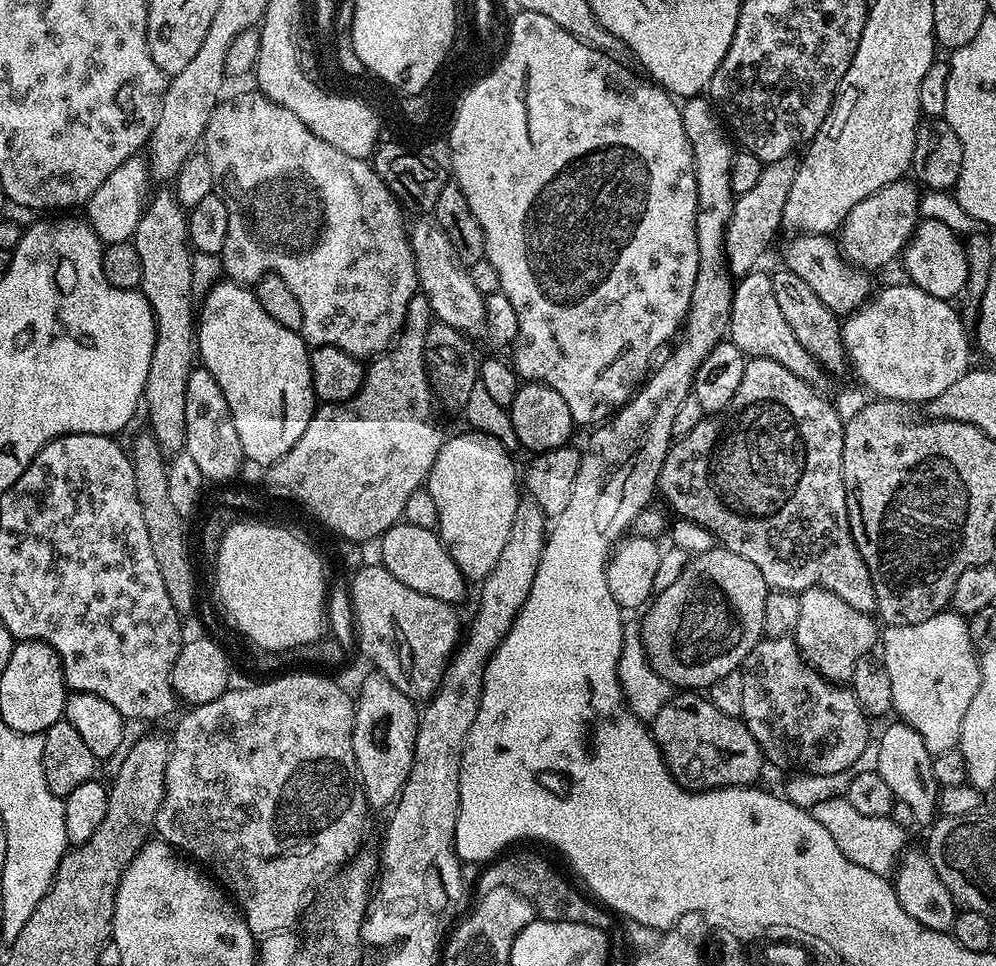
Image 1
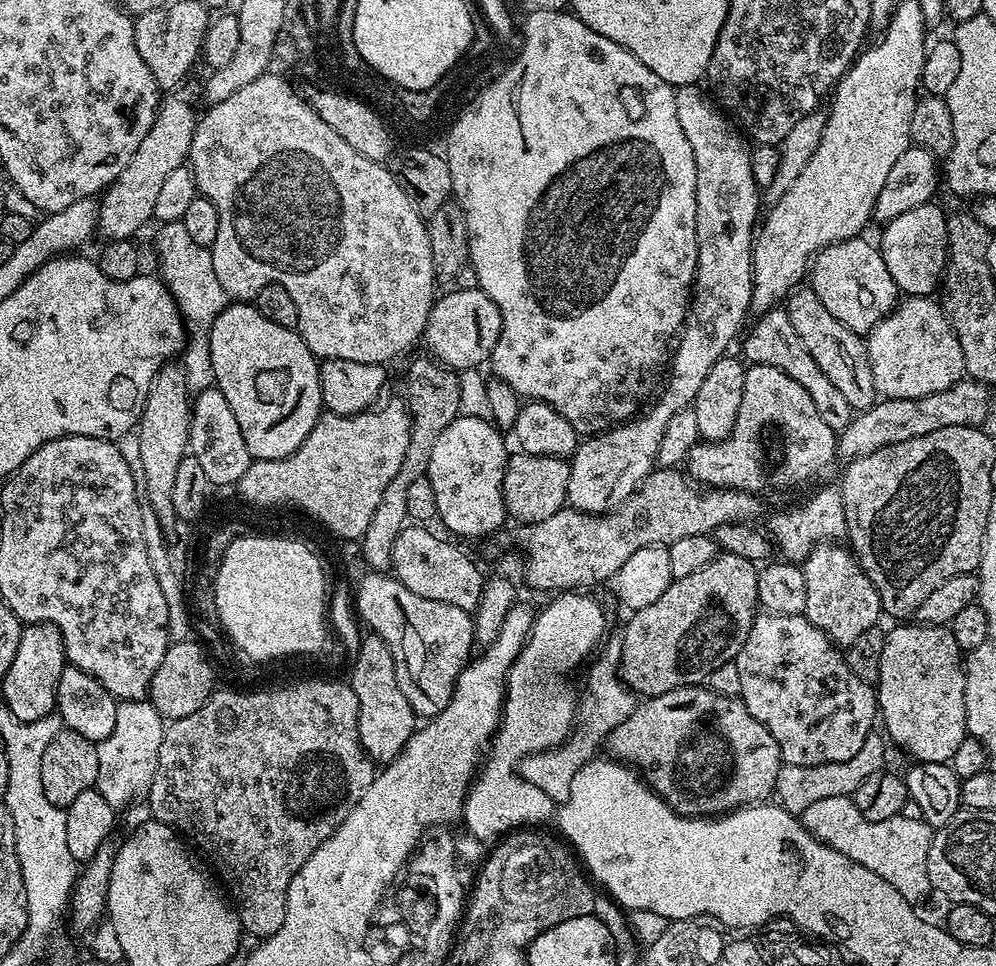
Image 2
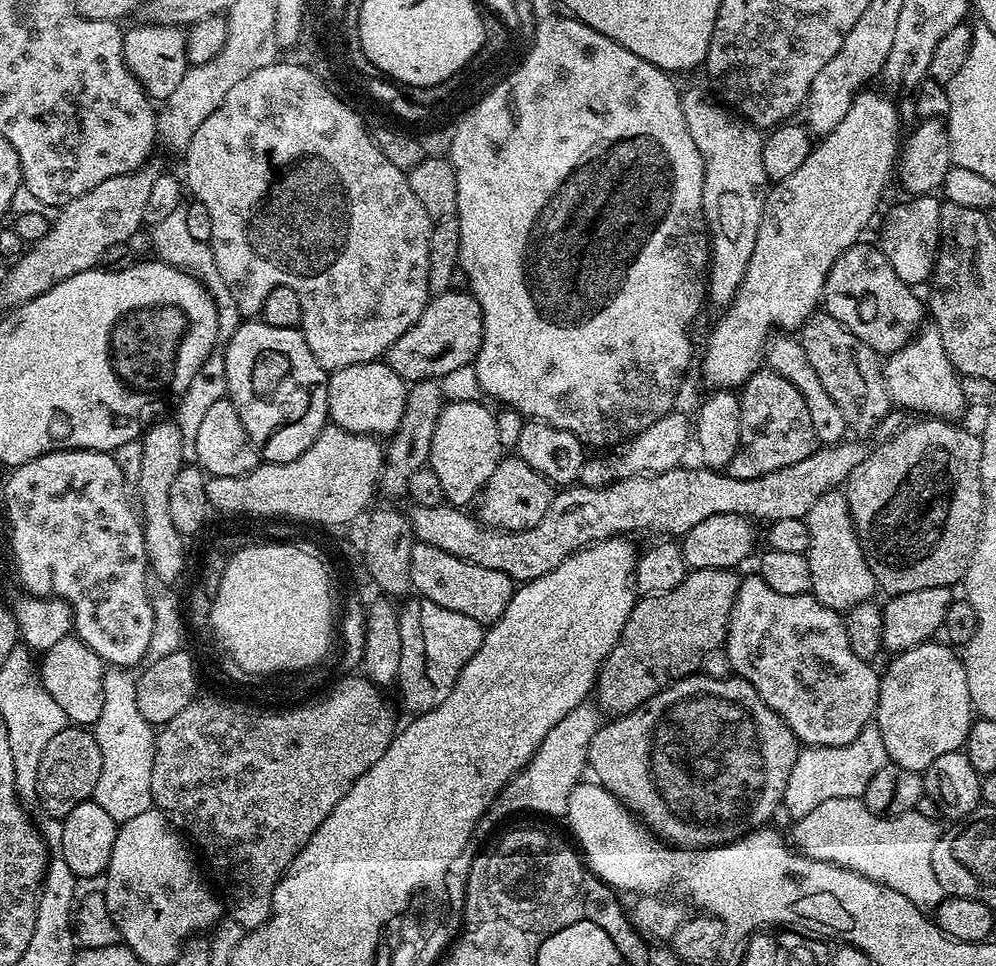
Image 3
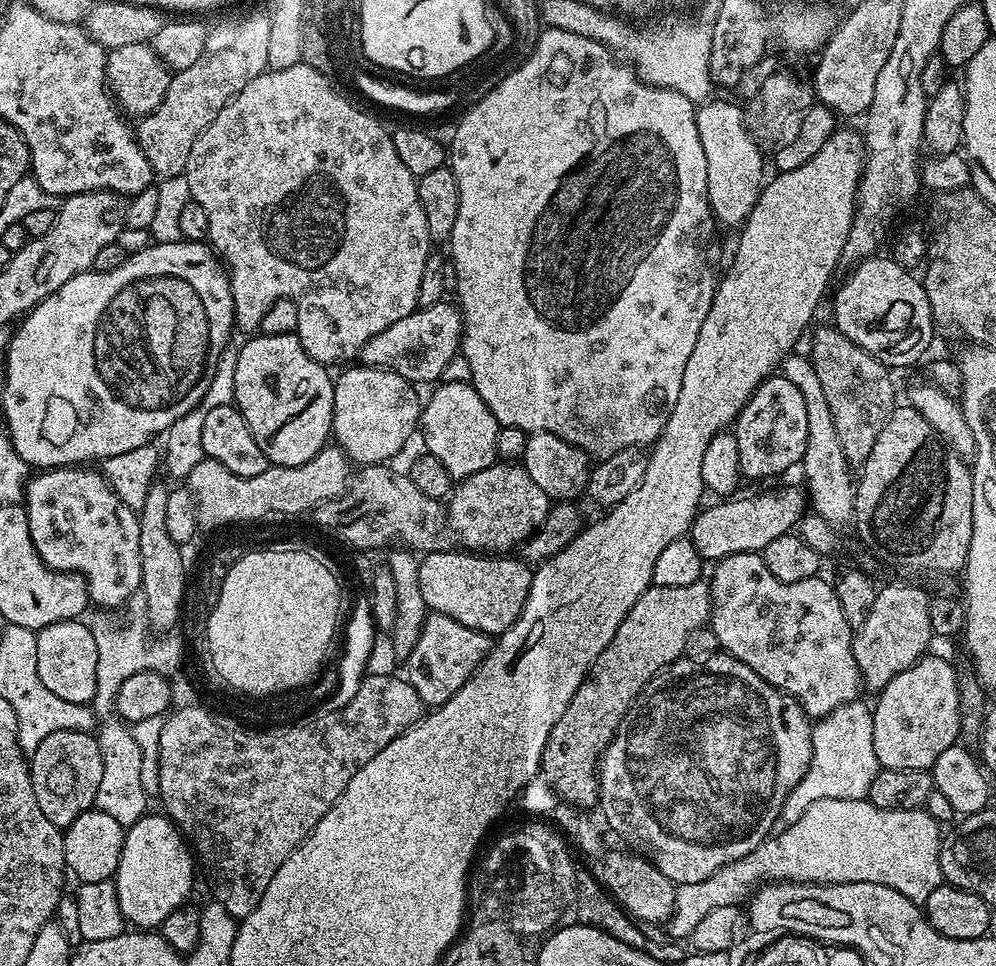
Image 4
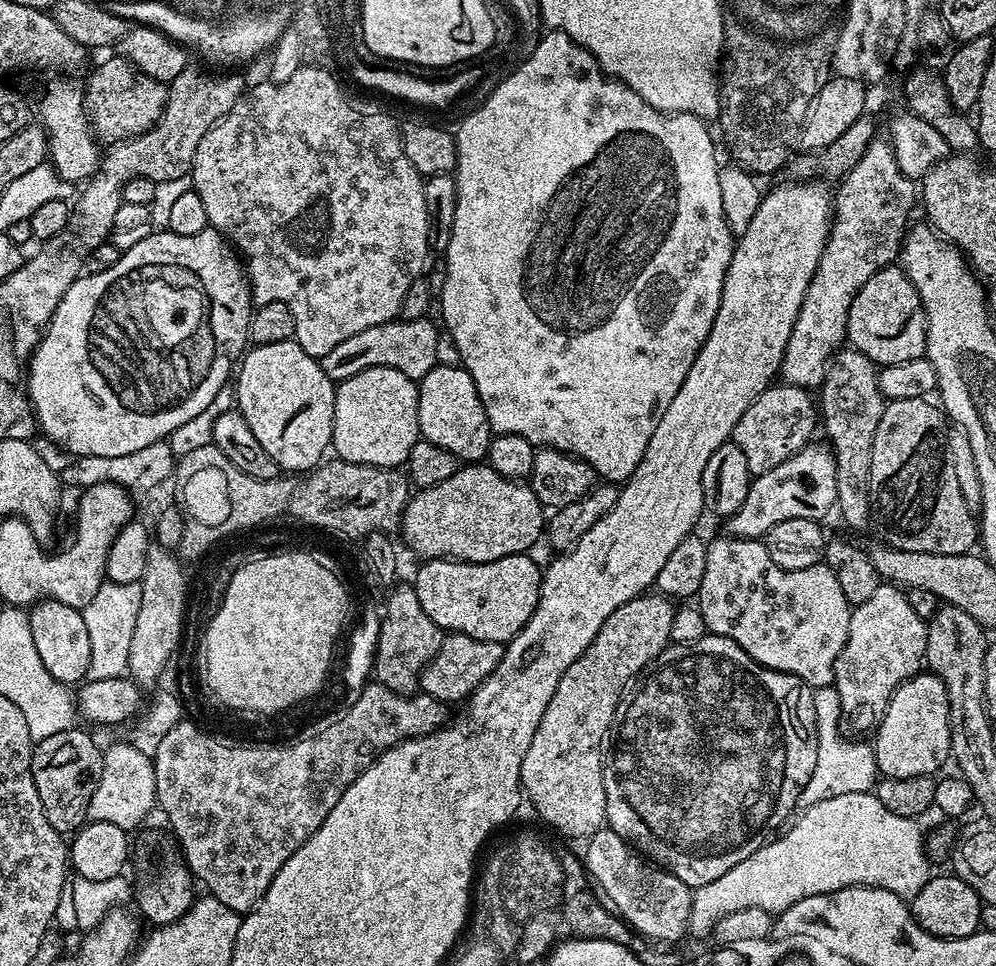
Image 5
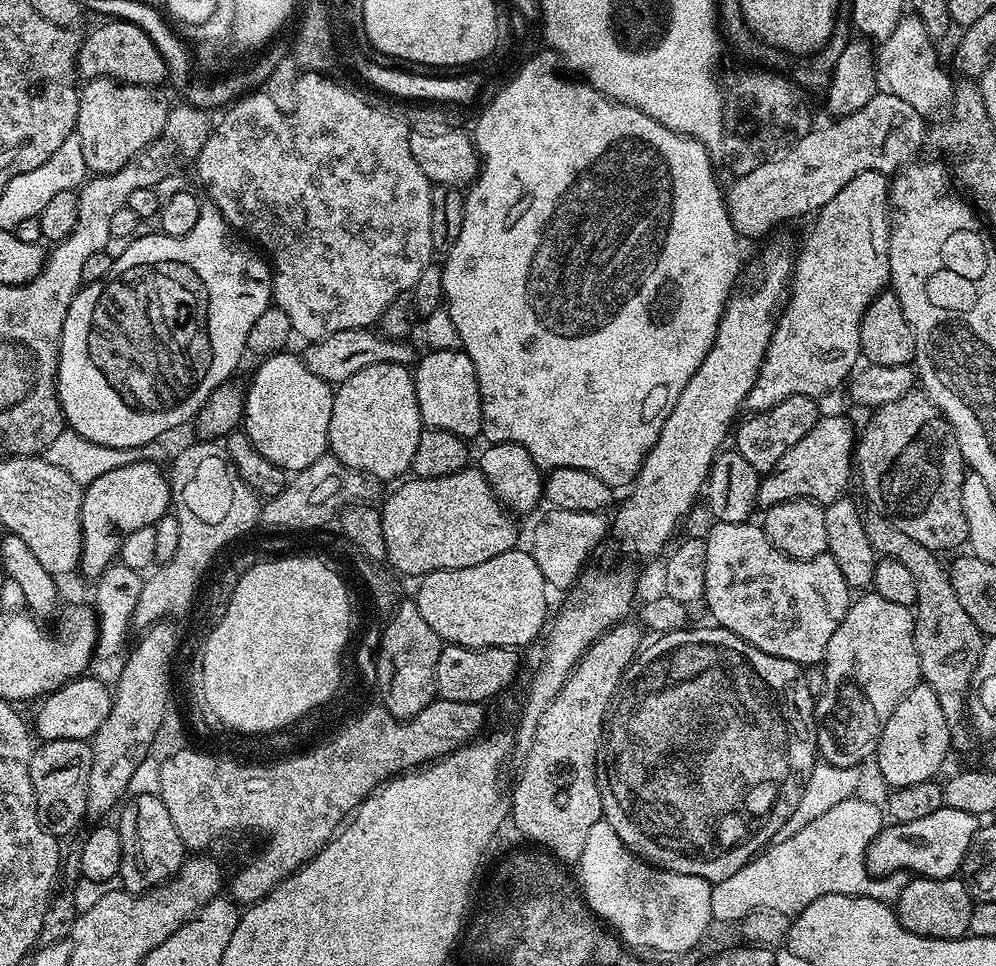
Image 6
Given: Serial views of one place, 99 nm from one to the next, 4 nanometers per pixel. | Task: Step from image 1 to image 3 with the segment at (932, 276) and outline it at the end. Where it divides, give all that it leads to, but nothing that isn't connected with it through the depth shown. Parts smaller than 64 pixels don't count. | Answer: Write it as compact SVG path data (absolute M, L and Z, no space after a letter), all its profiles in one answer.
M935 195L916 196L904 199L888 212L888 221L880 232L878 247L885 258L894 266L894 274L902 282L913 286L927 281L936 267L936 254L940 251L940 205Z

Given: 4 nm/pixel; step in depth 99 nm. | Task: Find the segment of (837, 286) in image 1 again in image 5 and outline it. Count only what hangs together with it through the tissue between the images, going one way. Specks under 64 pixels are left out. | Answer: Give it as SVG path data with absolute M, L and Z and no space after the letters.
M889 266L878 270L858 294L850 302L848 311L848 334L847 343L856 348L866 358L870 358L877 366L893 364L894 362L910 362L910 358L924 356L926 350L926 318L924 317L924 307L910 282L910 278L904 273L903 267Z

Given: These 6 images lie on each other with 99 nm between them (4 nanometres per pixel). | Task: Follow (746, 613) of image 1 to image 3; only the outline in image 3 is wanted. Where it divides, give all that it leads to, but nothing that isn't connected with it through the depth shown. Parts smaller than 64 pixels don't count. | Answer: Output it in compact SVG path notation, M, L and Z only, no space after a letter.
M694 568L674 590L637 599L614 650L610 650L596 675L594 700L596 696L601 713L609 712L612 718L624 716L672 681L701 671L706 654L725 643L728 615L741 582L736 575L731 568Z

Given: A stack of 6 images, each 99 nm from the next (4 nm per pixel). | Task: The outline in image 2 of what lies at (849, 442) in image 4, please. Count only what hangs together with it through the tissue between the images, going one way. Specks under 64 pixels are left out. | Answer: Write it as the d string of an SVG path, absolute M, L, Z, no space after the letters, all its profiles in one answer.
M800 286L787 297L786 311L794 330L798 330L798 338L802 338L802 346L810 350L814 362L838 386L838 391L850 402L853 410L871 408L878 399L878 393L874 386L874 374L870 370L870 358L868 357L868 345L862 339L861 333L851 332L826 306L822 306L818 294L810 286Z

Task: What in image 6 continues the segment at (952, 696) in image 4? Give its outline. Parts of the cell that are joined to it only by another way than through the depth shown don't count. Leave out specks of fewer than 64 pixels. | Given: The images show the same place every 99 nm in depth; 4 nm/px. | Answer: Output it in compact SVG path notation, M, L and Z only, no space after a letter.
M919 683L890 714L890 722L880 735L880 741L874 753L876 768L889 789L902 786L914 786L914 782L926 782L939 777L940 767L950 753L946 718L942 718L942 706L938 706L938 697L926 683Z

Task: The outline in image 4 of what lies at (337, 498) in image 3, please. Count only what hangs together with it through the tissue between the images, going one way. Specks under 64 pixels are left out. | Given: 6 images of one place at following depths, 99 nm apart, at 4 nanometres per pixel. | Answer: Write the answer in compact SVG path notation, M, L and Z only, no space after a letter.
M326 446L314 458L310 458L310 462L302 462L302 466L270 466L262 474L254 474L254 478L242 478L238 474L234 474L230 470L226 470L226 466L222 466L222 462L214 462L205 458L198 462L198 466L187 476L193 483L193 489L197 491L197 499L200 500L200 515L206 524L220 524L226 520L240 519L247 516L262 516L266 512L272 511L281 517L291 516L299 517L299 508L308 507L315 500L320 500L323 496L332 495L340 488L340 484L344 483L350 477L350 461L344 455L344 451L338 446Z

